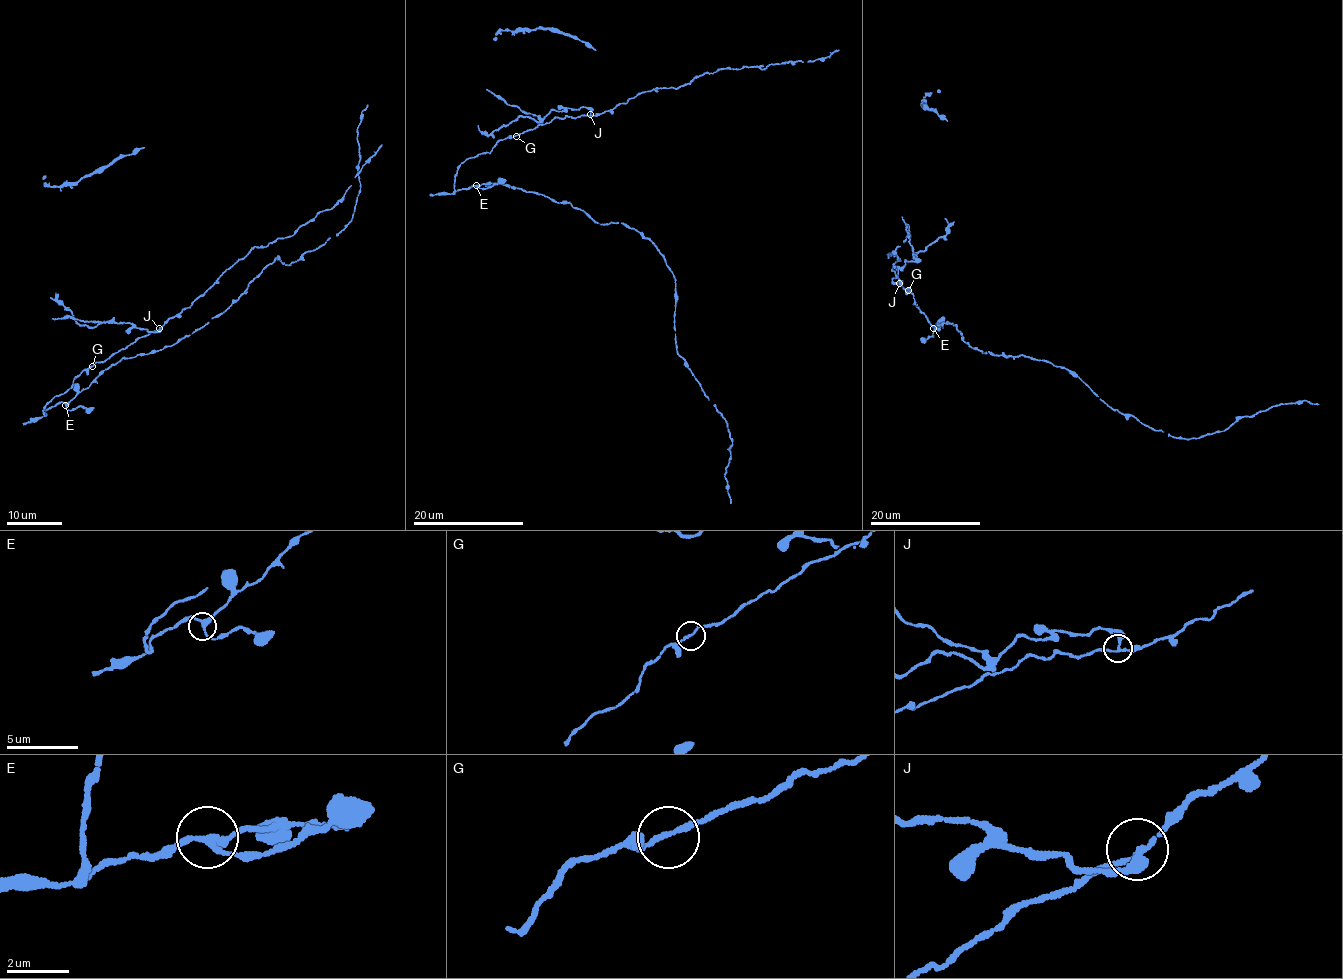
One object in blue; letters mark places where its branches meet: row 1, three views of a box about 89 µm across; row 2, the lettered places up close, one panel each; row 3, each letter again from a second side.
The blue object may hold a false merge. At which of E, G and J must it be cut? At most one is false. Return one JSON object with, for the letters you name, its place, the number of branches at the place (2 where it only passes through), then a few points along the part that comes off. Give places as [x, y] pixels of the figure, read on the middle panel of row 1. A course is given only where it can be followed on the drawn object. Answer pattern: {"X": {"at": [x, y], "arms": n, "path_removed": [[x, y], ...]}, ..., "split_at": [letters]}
{"J": {"at": [590, 114], "arms": 3, "path_removed": [[590, 115], [589, 109], [579, 107], [551, 110], [535, 120], [519, 115], [487, 134], [478, 125]]}, "split_at": ["J"]}

